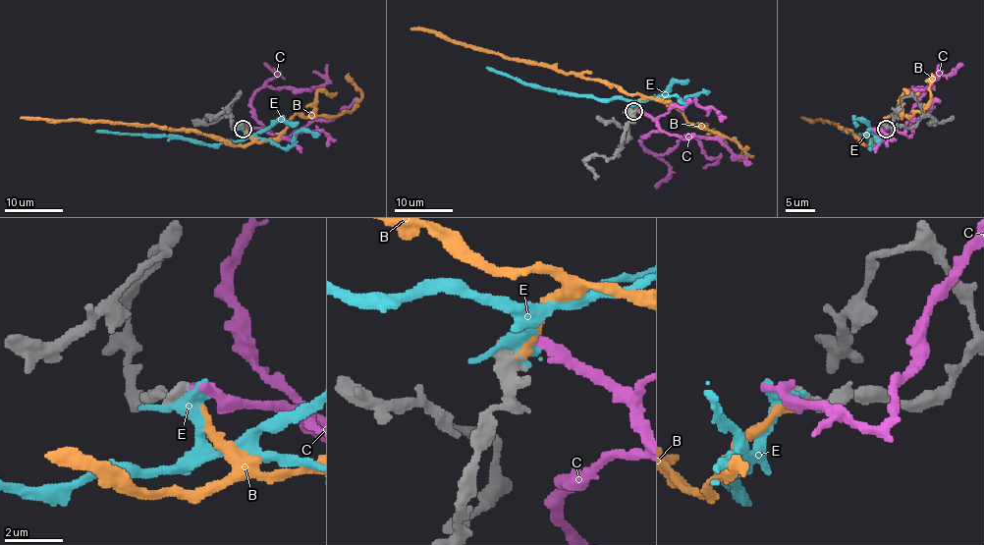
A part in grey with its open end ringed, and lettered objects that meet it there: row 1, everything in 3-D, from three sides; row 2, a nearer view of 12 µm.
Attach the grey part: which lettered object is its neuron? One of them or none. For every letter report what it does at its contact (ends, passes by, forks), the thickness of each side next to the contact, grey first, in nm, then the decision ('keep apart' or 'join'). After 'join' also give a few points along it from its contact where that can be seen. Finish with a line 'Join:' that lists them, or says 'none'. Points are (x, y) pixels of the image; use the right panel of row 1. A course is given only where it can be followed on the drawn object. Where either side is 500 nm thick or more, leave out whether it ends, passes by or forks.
B: calibres 700 and 280 nm; join; course (886, 128), (868, 144), (841, 126), (802, 117)
C: calibres 550 and 400 nm; keep apart
E: calibres 650 and 360 nm; keep apart
Join: B

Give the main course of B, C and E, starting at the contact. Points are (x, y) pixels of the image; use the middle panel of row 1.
B: (632, 112), (641, 97), (626, 94), (615, 85), (506, 59), (500, 55), (464, 47), (434, 32), (410, 28)
C: (632, 109), (659, 129), (641, 140), (647, 149), (666, 154), (694, 137), (717, 160), (703, 167)
E: (631, 110), (634, 104), (629, 100), (592, 98), (535, 88), (486, 66)

